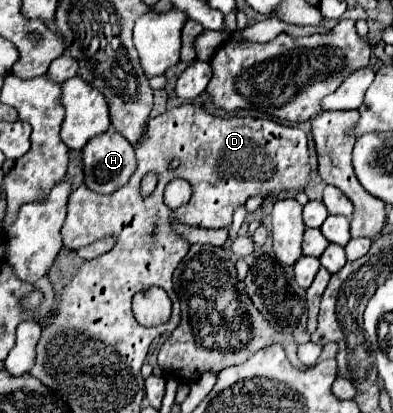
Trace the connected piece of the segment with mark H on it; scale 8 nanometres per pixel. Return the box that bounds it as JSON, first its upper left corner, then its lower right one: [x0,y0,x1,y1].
[83,130,135,194]

